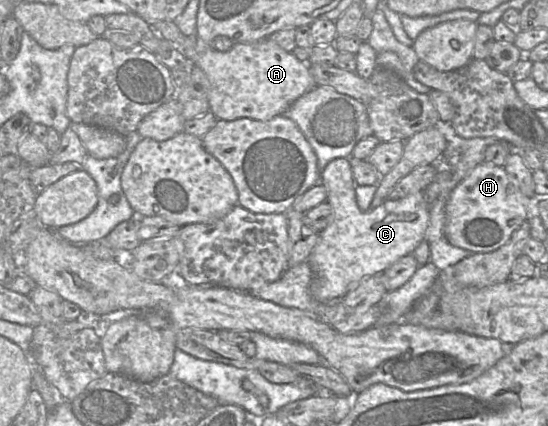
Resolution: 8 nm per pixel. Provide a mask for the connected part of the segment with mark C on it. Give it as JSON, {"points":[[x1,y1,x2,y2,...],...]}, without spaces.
{"points":[[348,158,331,161,322,170,319,183,322,183,327,190,326,202,330,204,332,213,327,227,320,232,318,242,307,262,314,273,310,293,318,302,327,304,339,301,365,279,381,274,401,258,412,254,415,248,425,240,430,205,425,201,423,192,417,192,398,200,386,199,371,211,361,211,356,202,356,183]]}

